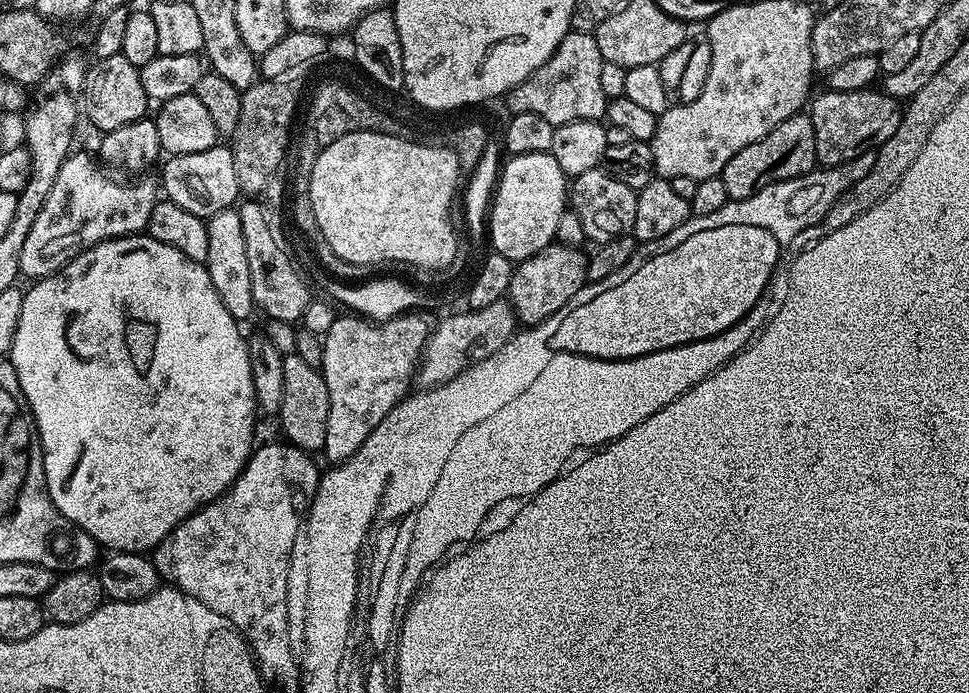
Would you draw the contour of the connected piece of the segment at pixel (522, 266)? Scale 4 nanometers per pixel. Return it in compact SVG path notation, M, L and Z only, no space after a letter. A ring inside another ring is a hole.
M553 242L513 267L506 299L521 325L541 324L547 316L562 310L562 306L566 306L566 302L570 302L570 298L589 283L588 256L580 251L579 247Z

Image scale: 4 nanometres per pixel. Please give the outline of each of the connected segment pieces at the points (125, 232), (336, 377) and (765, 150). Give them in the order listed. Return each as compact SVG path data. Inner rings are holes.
M84 152L65 155L46 202L34 218L30 234L26 234L26 242L20 251L21 277L29 276L29 281L35 282L59 272L70 259L65 244L68 236L74 235L80 246L94 246L100 240L135 236L147 229L150 210L154 210L158 199L157 181L152 181L148 176L141 180L119 180L108 172L100 172L101 165L93 160ZM67 214L82 224L78 231L74 221L62 223ZM59 239L61 241L56 244Z
M411 310L379 322L359 314L340 314L322 337L322 371L326 390L330 390L330 418L322 456L332 460L328 462L349 460L385 414L405 399L430 333L430 323L419 314Z
M799 112L784 119L758 142L751 143L734 154L723 167L720 182L731 201L751 201L758 189L779 180L789 180L807 174L813 170L816 163L813 122L807 113Z

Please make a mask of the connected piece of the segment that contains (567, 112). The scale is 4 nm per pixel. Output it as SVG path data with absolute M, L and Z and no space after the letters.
M570 30L562 38L562 42L549 60L545 60L542 66L538 66L538 70L531 72L522 83L508 91L506 101L508 100L509 109L507 111L512 114L517 112L539 114L553 126L569 124L575 120L599 121L606 112L606 97L602 94L602 66L605 62L598 50L598 42L593 33Z

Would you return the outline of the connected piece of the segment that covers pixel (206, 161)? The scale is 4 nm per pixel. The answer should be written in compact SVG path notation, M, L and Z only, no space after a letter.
M217 144L190 155L171 155L168 160L160 182L163 191L164 188L166 190L167 199L182 206L184 210L198 214L206 220L209 216L231 208L237 203L236 198L239 199L241 190L238 186L237 171L234 170L232 152L229 147Z

